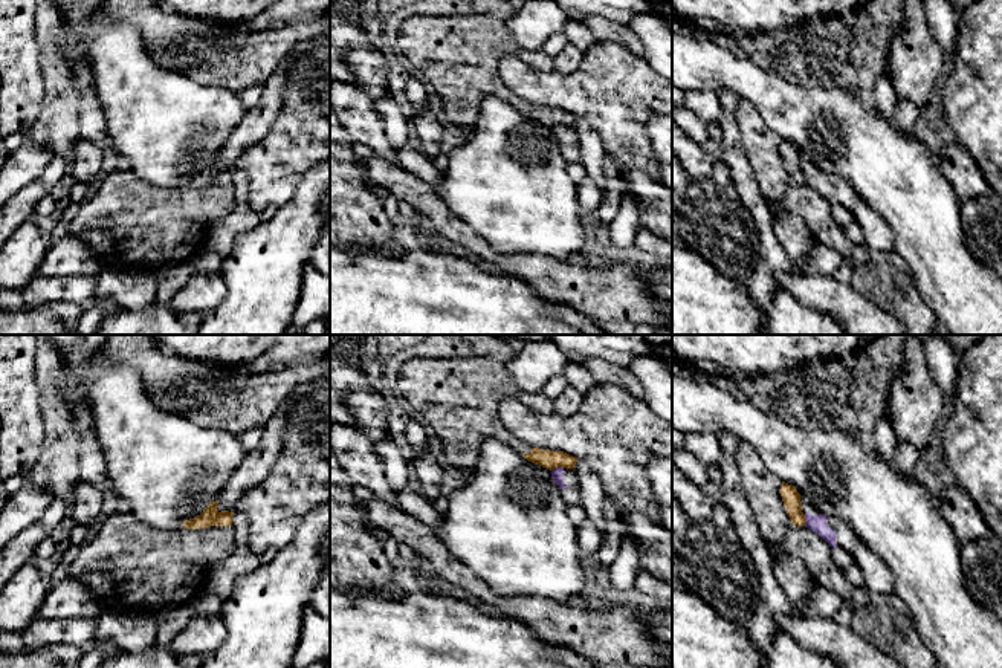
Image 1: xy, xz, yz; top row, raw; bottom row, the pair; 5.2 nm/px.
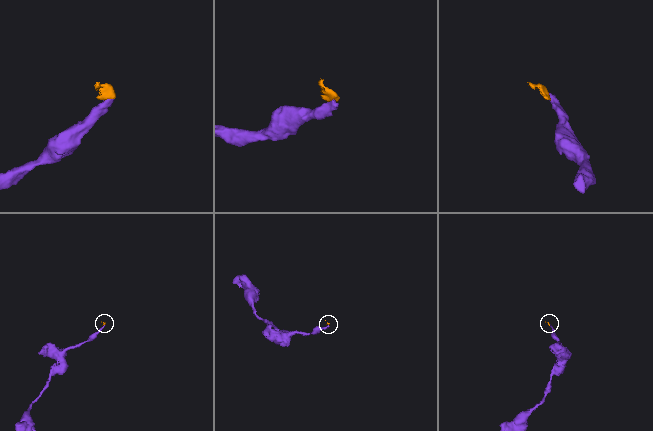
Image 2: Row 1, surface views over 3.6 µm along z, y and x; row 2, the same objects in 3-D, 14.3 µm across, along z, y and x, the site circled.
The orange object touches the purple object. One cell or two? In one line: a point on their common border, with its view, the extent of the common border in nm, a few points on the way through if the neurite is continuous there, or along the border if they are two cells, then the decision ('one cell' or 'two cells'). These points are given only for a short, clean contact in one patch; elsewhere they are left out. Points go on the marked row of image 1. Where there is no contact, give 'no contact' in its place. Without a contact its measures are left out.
xz (556, 466) | 70 nm | along xz (562, 466), (550, 470) | two cells

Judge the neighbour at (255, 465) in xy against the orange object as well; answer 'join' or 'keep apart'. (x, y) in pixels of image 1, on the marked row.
keep apart

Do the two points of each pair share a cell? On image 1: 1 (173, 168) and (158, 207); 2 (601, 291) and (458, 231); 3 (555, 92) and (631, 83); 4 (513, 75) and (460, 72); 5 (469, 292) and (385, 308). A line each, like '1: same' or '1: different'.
1: different
2: same
3: same
4: different
5: same

